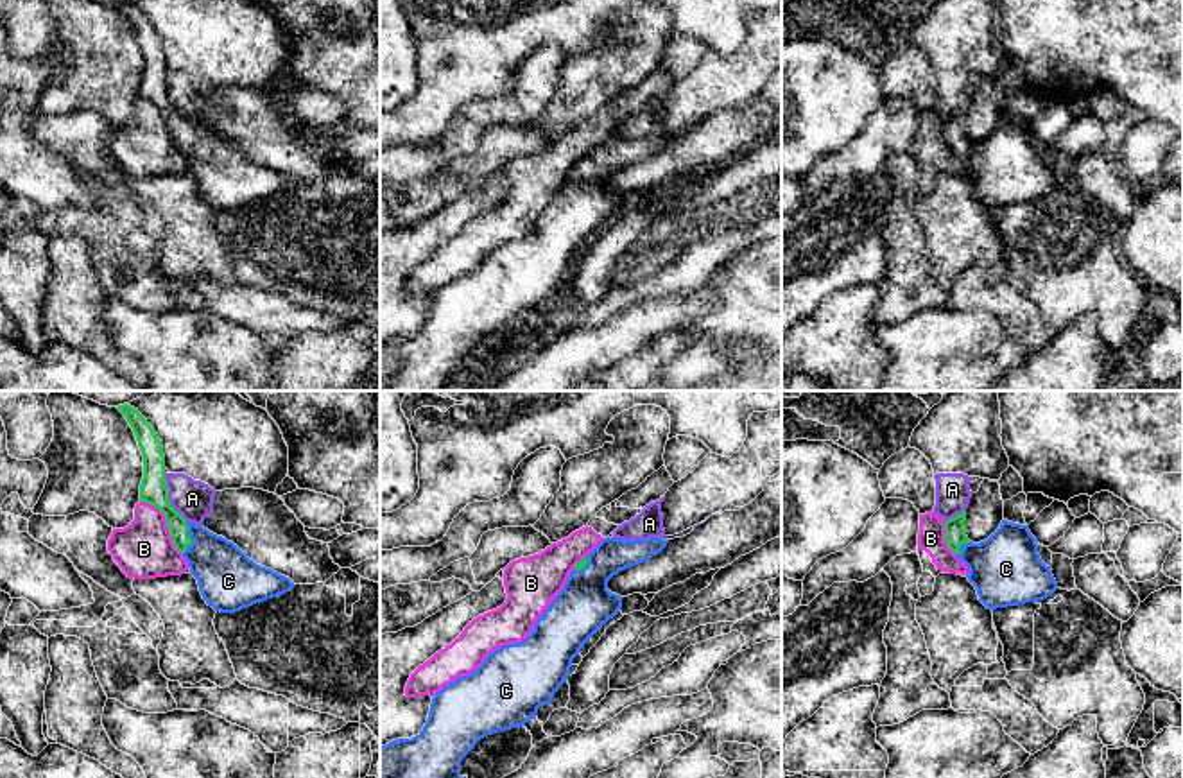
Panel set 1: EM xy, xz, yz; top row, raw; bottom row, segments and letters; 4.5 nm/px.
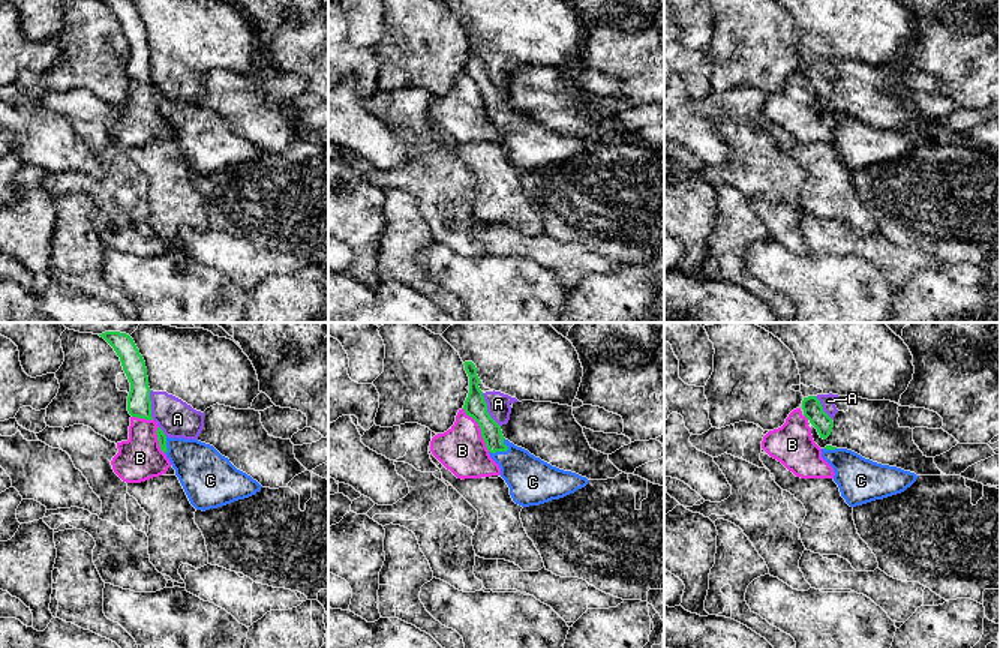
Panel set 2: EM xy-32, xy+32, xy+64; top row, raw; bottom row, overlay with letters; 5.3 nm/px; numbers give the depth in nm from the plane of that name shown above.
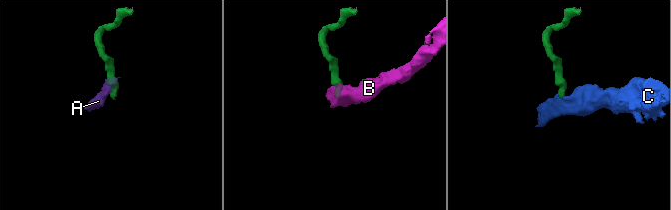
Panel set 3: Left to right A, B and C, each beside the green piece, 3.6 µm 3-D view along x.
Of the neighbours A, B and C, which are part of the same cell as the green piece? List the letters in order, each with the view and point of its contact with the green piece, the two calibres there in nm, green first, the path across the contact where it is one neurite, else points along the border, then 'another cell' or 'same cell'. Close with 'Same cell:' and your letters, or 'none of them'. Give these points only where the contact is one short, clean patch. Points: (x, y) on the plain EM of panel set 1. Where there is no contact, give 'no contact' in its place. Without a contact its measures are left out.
A: contact xy (167, 95); calibres 130 and 180 nm; border xy (164, 72), (167, 97), (187, 119); another cell
B: contact xy (167, 122); calibres 130 and 260 nm; border xy (140, 99), (155, 104), (164, 113), (171, 140), (181, 153); another cell
C: contact xy (189, 137); calibres 110 and 260 nm; way xy (156, 92), (189, 137), (226, 176); same cell
Same cell: C

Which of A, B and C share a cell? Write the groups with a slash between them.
A / B / C

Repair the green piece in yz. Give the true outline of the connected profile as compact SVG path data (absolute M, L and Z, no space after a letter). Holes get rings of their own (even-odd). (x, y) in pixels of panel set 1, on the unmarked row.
M966 109L946 118L945 140L968 165L966 176L988 208L1038 201L1058 188L1029 124L1002 118L988 138L973 142L966 134L964 120Z

